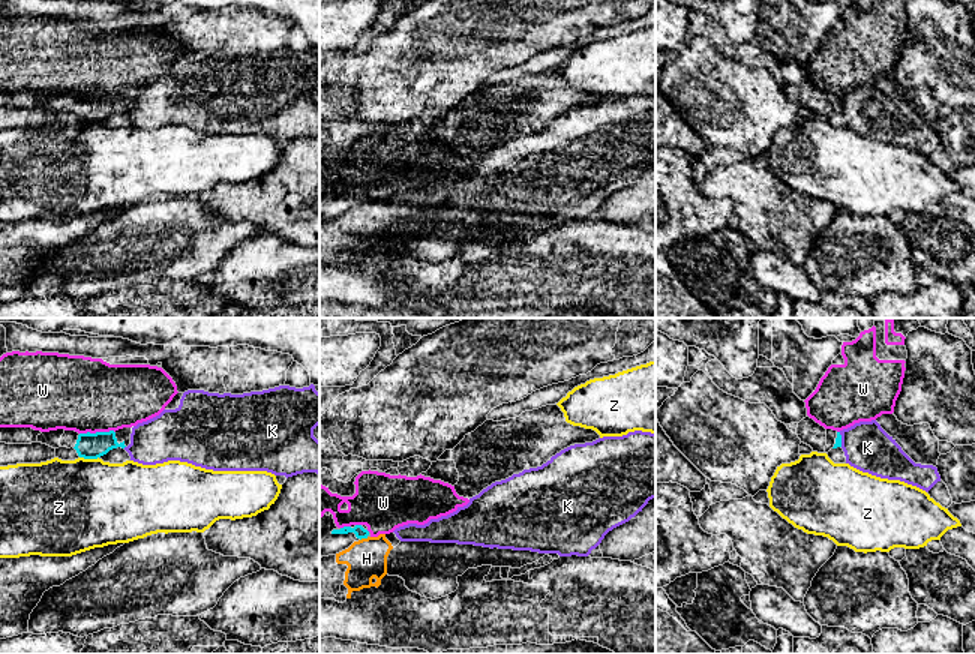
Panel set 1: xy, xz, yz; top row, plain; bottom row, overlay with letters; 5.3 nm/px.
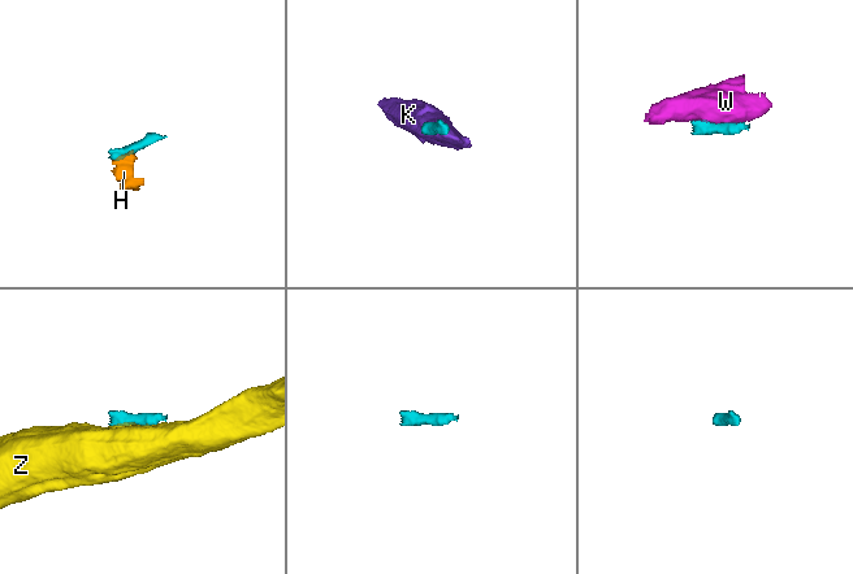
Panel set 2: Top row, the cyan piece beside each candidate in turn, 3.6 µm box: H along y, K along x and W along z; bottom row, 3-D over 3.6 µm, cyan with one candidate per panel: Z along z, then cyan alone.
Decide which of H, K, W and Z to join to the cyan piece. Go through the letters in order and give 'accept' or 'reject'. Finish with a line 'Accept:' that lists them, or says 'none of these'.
H: reject
K: reject
W: reject
Z: reject
Accept: none of these

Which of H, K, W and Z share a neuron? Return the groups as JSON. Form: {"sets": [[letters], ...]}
{"sets": [["H", "K"], ["W"], ["Z"]]}

